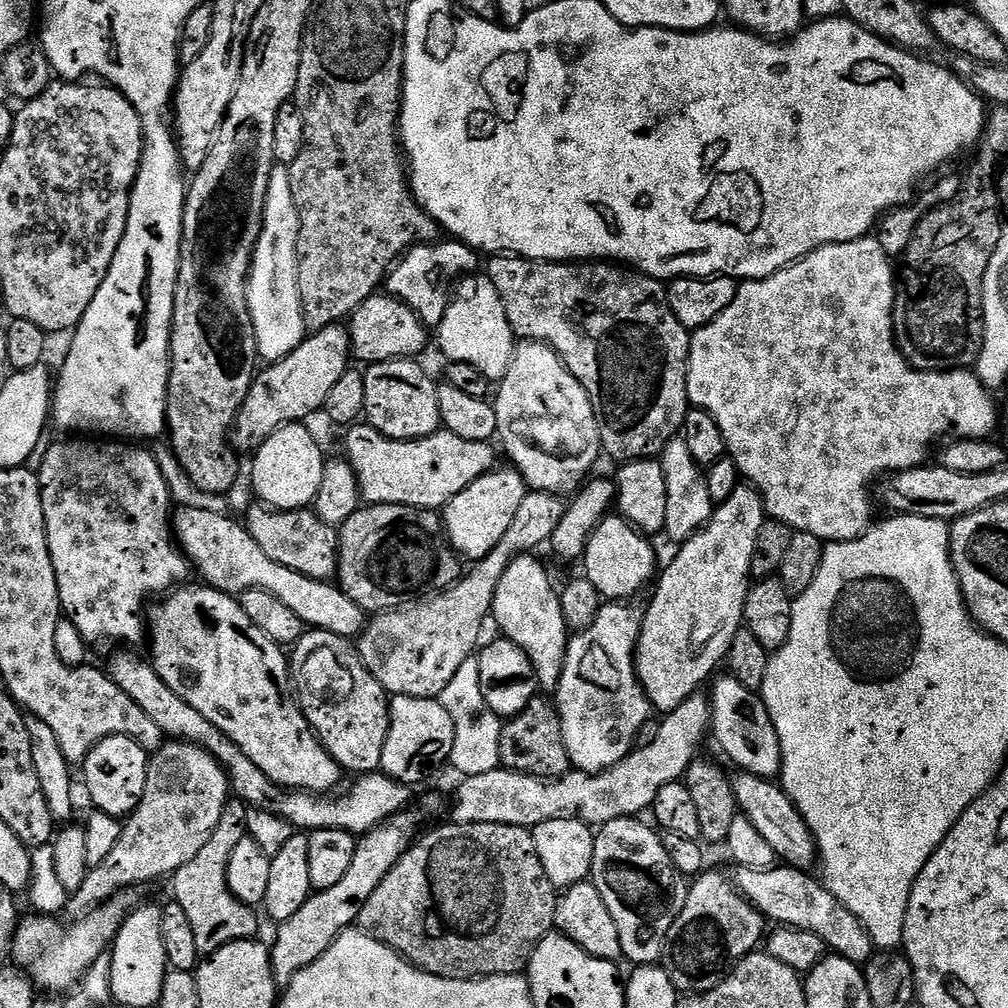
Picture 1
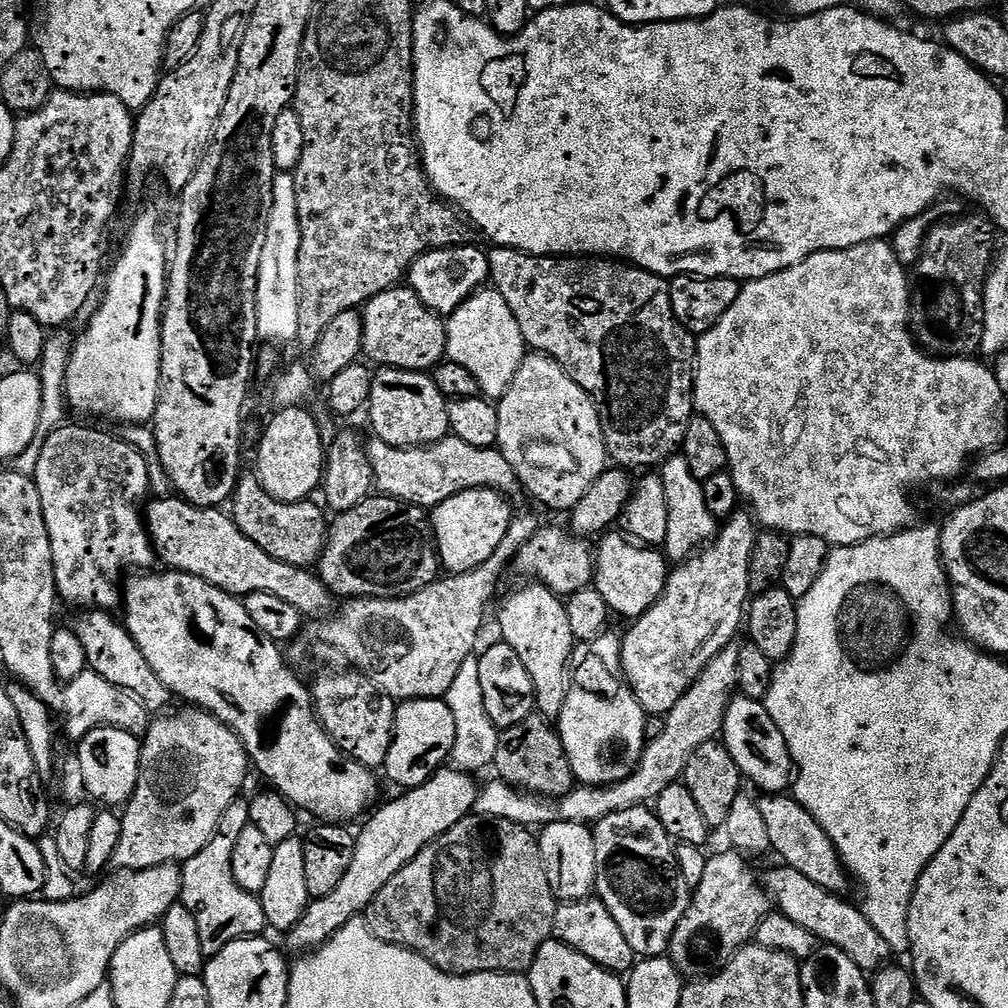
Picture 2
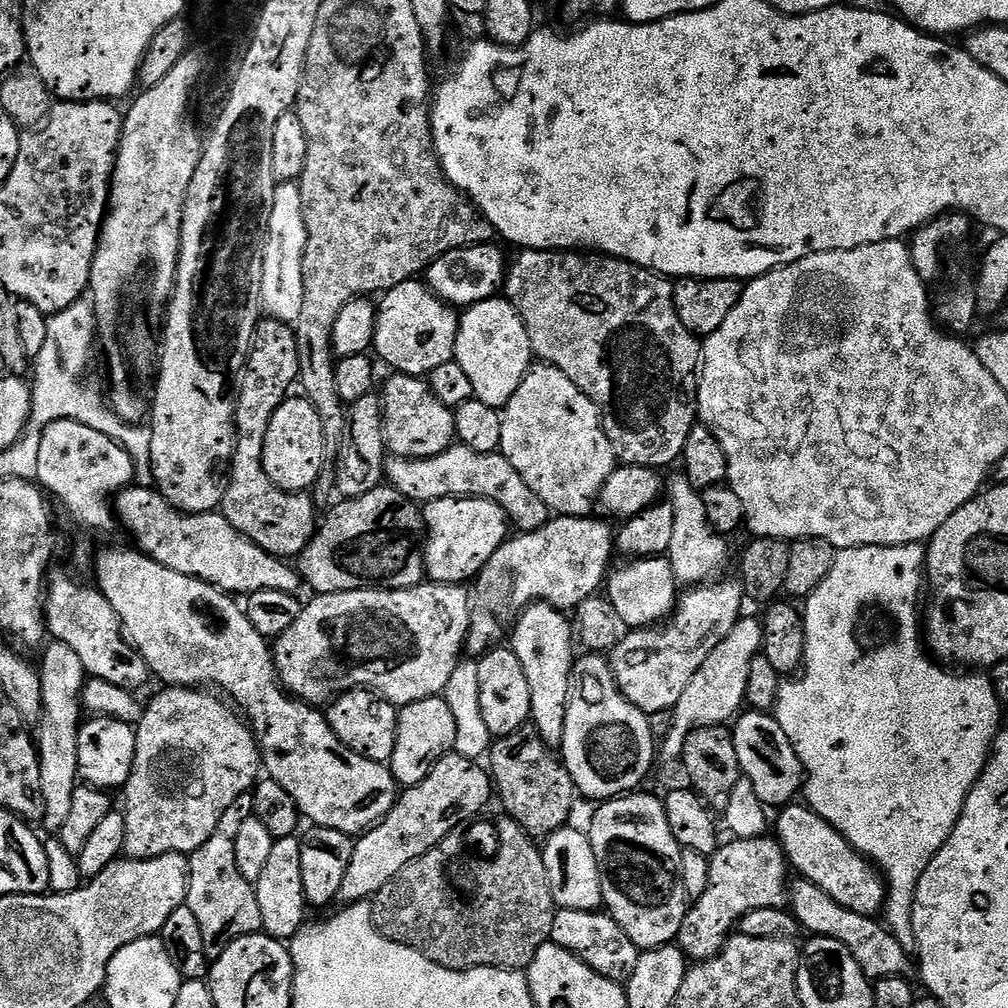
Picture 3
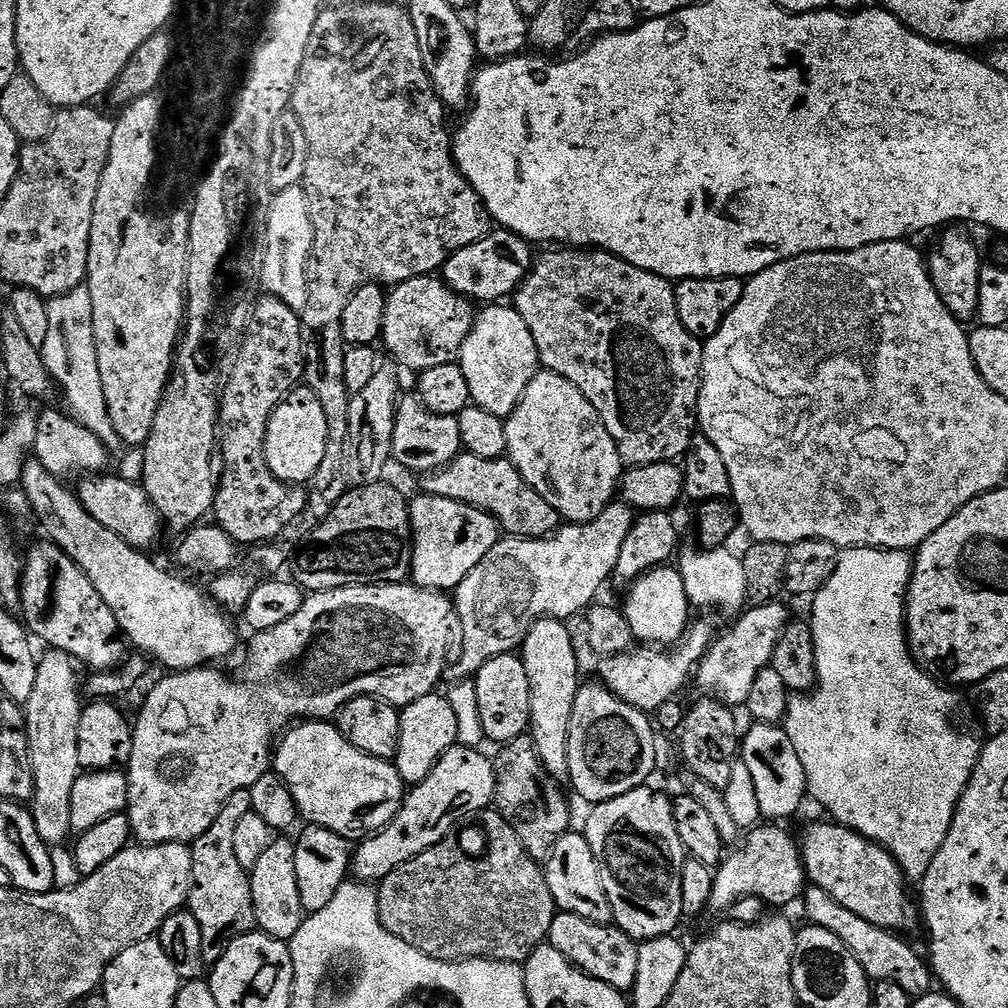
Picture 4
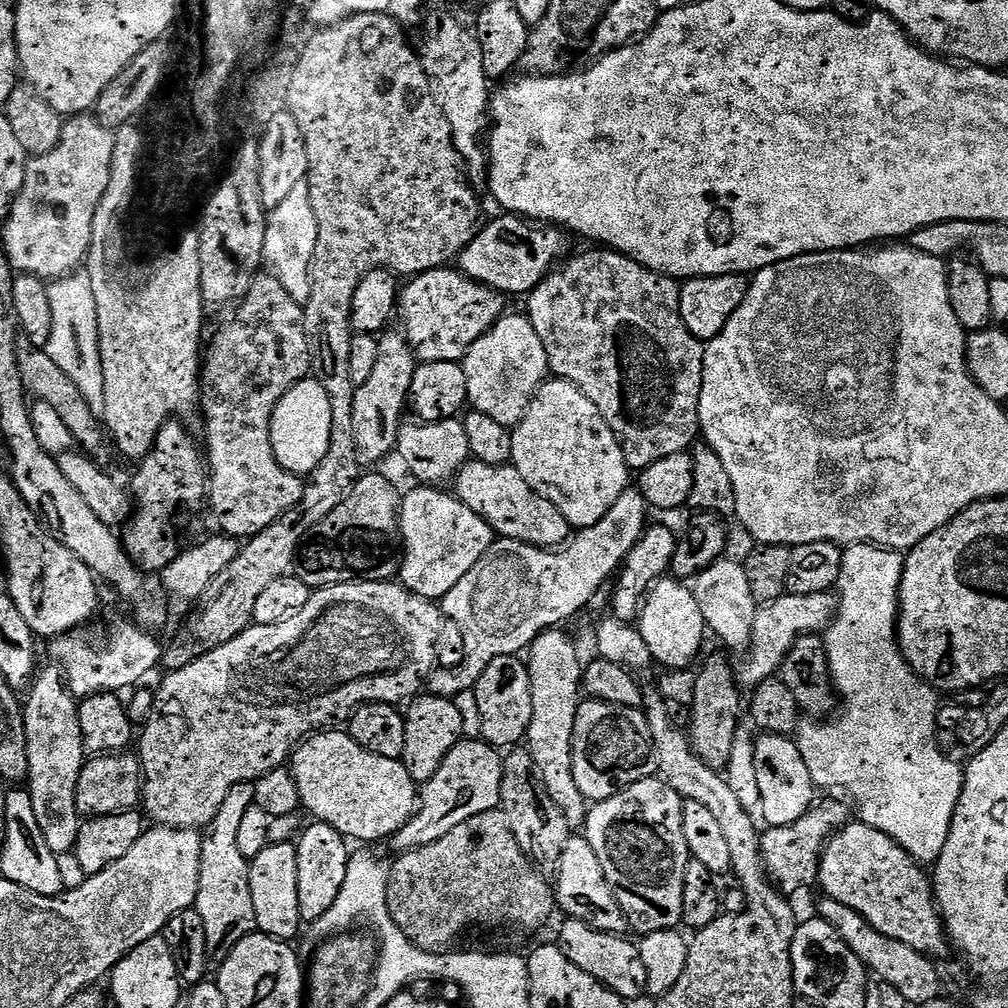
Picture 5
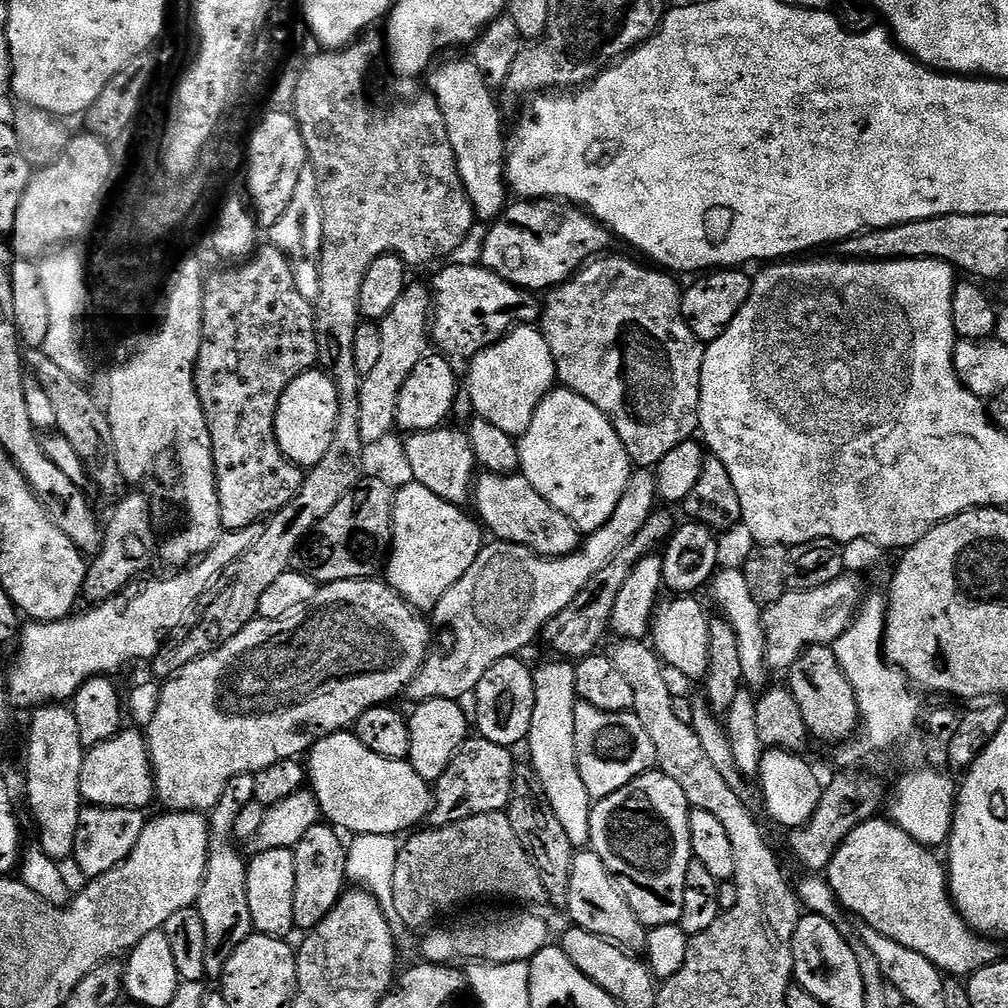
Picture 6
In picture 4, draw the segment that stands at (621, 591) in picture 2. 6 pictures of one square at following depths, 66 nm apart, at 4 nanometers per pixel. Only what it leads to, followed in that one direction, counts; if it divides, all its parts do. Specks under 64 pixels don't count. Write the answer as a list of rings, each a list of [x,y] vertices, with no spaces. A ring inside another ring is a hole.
[[[665,566],[650,570],[628,589],[623,600],[624,617],[626,622],[630,622],[633,637],[641,645],[675,646],[683,640],[690,623],[690,605],[686,594],[686,582],[682,582],[679,567]]]

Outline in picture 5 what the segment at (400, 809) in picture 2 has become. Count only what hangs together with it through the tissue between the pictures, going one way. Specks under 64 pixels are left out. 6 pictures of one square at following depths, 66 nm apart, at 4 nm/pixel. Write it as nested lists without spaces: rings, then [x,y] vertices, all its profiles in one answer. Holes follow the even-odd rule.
[[[461,738],[454,750],[442,758],[442,766],[438,766],[434,778],[419,789],[416,812],[410,822],[391,836],[393,853],[413,852],[416,848],[430,846],[430,842],[438,842],[442,834],[450,834],[458,822],[499,808],[503,769],[504,756],[483,738]]]

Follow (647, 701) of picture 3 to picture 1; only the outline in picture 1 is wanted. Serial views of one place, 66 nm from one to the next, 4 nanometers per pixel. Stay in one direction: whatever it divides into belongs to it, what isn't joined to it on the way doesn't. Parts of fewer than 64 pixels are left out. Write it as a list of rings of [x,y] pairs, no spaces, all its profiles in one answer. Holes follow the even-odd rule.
[[[741,486],[734,490],[734,494],[730,494],[730,498],[724,504],[719,505],[712,513],[712,523],[707,527],[700,529],[694,533],[688,540],[683,541],[679,545],[680,553],[673,558],[668,564],[668,569],[661,571],[658,576],[658,583],[655,585],[656,597],[652,600],[648,612],[643,613],[642,623],[640,626],[640,640],[636,643],[636,674],[640,678],[640,685],[644,687],[644,693],[648,695],[648,703],[653,709],[656,708],[660,714],[673,712],[678,706],[682,706],[682,702],[686,702],[691,696],[697,695],[701,691],[700,684],[707,685],[709,683],[708,675],[715,670],[716,667],[725,663],[730,646],[734,642],[734,638],[741,632],[744,624],[744,611],[748,605],[748,589],[750,581],[753,579],[752,559],[754,558],[754,546],[758,542],[758,534],[762,530],[762,526],[766,522],[766,513],[764,510],[764,500],[760,497],[759,492],[751,486]]]

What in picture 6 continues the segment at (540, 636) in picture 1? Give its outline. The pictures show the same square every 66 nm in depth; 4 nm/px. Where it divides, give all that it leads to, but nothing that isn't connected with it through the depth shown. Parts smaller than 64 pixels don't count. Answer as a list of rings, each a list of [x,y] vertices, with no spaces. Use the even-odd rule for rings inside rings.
[[[552,658],[549,664],[544,664],[539,669],[533,671],[534,678],[534,715],[530,717],[530,730],[528,731],[528,739],[526,741],[526,749],[528,748],[528,756],[530,759],[530,767],[538,774],[538,782],[542,782],[542,790],[546,794],[546,802],[550,802],[550,806],[554,806],[554,814],[558,814],[558,822],[562,822],[562,830],[566,830],[566,838],[570,838],[573,849],[584,850],[590,844],[590,814],[592,813],[593,798],[590,790],[586,790],[585,784],[582,782],[582,774],[578,774],[578,754],[574,746],[574,718],[576,717],[576,706],[578,697],[576,694],[576,664],[569,662],[564,658]]]

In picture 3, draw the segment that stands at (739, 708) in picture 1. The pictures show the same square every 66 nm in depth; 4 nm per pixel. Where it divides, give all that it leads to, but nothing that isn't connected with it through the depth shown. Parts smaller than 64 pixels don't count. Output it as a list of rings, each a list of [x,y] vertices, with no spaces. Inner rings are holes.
[[[748,710],[735,721],[735,724],[736,728],[731,729],[734,750],[738,750],[738,762],[743,779],[754,782],[754,794],[758,794],[762,803],[769,809],[773,808],[772,810],[793,803],[801,795],[806,779],[804,767],[790,738],[786,738],[786,730],[782,730],[775,715]]]

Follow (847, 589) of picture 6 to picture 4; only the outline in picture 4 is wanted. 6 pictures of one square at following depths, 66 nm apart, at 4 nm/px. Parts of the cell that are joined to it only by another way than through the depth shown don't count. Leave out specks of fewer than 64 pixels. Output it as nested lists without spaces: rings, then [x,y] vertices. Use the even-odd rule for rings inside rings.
[[[773,602],[770,604],[757,604],[749,607],[747,610],[739,613],[735,619],[736,625],[729,632],[721,631],[713,642],[704,659],[700,661],[695,673],[694,684],[701,688],[701,693],[711,694],[715,699],[720,700],[723,704],[729,706],[747,705],[750,690],[754,690],[754,678],[758,678],[758,674],[762,669],[769,667],[772,662],[772,655],[778,646],[778,640],[782,638],[784,627],[790,623],[790,615],[788,616],[788,608],[781,602]]]

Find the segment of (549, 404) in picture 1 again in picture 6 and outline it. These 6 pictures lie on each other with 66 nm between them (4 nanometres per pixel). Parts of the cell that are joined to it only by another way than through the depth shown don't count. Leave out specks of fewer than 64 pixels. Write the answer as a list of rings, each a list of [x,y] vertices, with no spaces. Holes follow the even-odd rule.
[[[563,386],[548,393],[548,396],[536,408],[532,421],[523,436],[519,437],[520,467],[519,471],[554,506],[554,510],[562,510],[570,522],[580,529],[581,533],[591,534],[606,526],[618,510],[622,496],[626,494],[626,486],[634,471],[632,460],[626,454],[626,446],[622,446],[622,438],[614,430],[612,423],[594,406],[594,402],[586,402],[577,392],[571,392]]]

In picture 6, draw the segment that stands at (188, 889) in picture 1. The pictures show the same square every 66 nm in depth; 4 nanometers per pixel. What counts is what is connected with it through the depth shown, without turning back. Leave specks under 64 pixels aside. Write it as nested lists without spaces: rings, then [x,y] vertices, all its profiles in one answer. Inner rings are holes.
[[[245,774],[238,778],[230,778],[230,782],[226,782],[226,790],[222,790],[222,798],[218,798],[218,802],[212,807],[210,813],[211,836],[209,838],[208,865],[200,896],[194,906],[202,914],[202,923],[206,925],[206,946],[208,947],[206,950],[206,977],[212,982],[219,981],[226,970],[226,962],[234,954],[234,950],[238,950],[238,946],[242,946],[242,942],[246,942],[246,938],[253,935],[254,932],[250,918],[250,905],[246,899],[248,860],[245,857],[240,857],[240,852],[235,848],[237,845],[234,843],[238,814],[242,814],[243,808],[250,806],[252,800],[254,800],[254,775]]]

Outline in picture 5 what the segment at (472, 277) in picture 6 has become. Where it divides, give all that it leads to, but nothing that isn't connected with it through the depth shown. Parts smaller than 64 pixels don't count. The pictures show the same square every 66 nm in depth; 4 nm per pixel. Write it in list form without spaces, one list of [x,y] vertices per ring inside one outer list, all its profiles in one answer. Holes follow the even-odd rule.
[[[452,266],[435,268],[429,272],[423,272],[420,276],[413,276],[401,287],[400,298],[398,301],[398,320],[404,323],[402,335],[408,340],[408,345],[416,355],[420,364],[430,362],[460,362],[464,355],[482,338],[505,315],[505,297],[487,288],[485,284],[480,284],[477,280],[472,280],[464,275],[463,272]]]

